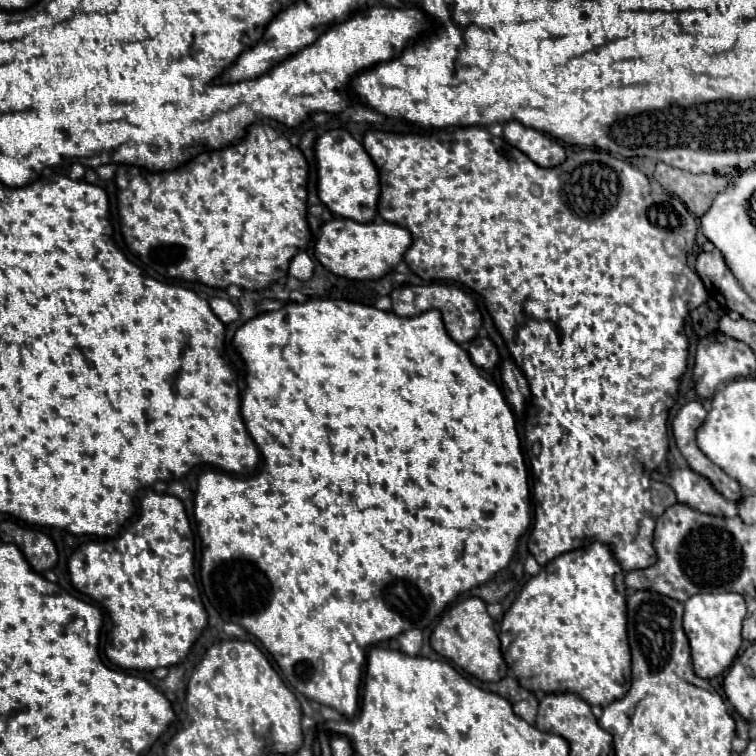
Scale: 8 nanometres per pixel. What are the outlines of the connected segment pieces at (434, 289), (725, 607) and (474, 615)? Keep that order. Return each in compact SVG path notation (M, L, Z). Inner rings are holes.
M450 284L410 286L410 290L414 292L414 302L412 302L412 304L406 304L406 302L402 302L402 300L398 298L400 290L394 290L394 292L390 294L390 298L392 298L392 312L394 312L394 314L398 314L398 316L402 316L402 318L408 318L408 316L418 316L418 314L422 314L422 312L426 312L428 308L436 308L436 310L440 310L440 314L442 314L442 320L444 320L444 326L446 326L448 334L450 334L452 340L456 340L458 344L470 342L470 340L478 334L478 330L480 330L480 326L482 326L482 314L480 314L480 310L478 310L478 306L476 306L476 300L474 300L468 292L464 292L464 290L456 288L456 286L450 286Z
M700 592L684 602L684 632L690 640L694 672L700 678L714 678L730 668L742 646L742 620L746 602L734 592Z
M466 598L464 602L446 610L430 636L432 648L460 666L466 674L482 680L482 682L498 682L506 676L506 662L500 652L498 632L494 628L494 620L486 612L486 604L480 598Z

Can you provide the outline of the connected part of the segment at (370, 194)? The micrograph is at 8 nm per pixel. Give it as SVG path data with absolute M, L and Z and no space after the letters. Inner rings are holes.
M328 130L316 142L318 160L318 196L328 210L340 218L356 222L372 222L378 214L378 168L366 154L364 146L358 144L348 130Z

